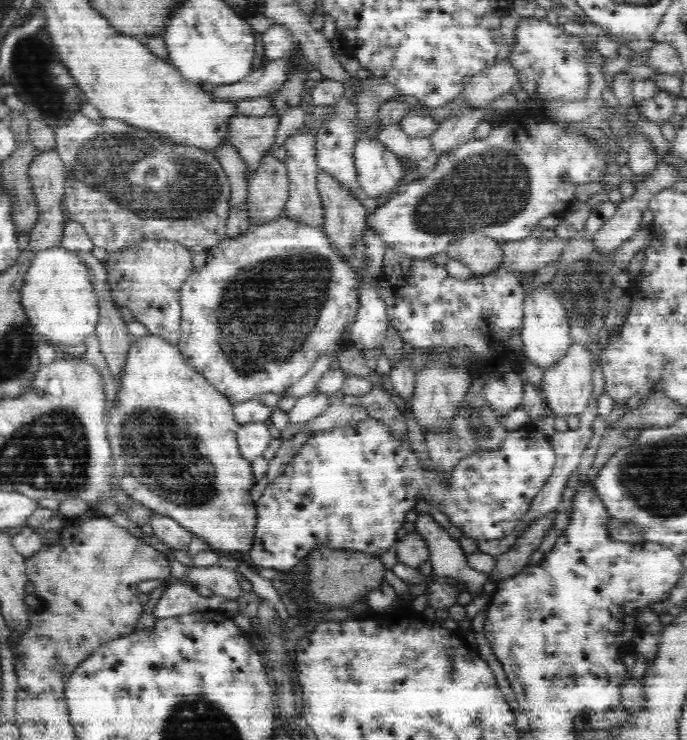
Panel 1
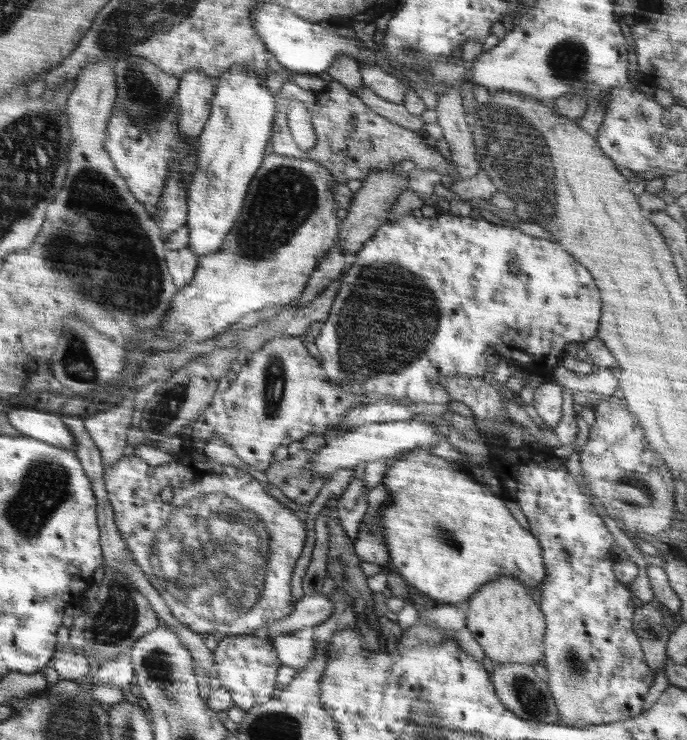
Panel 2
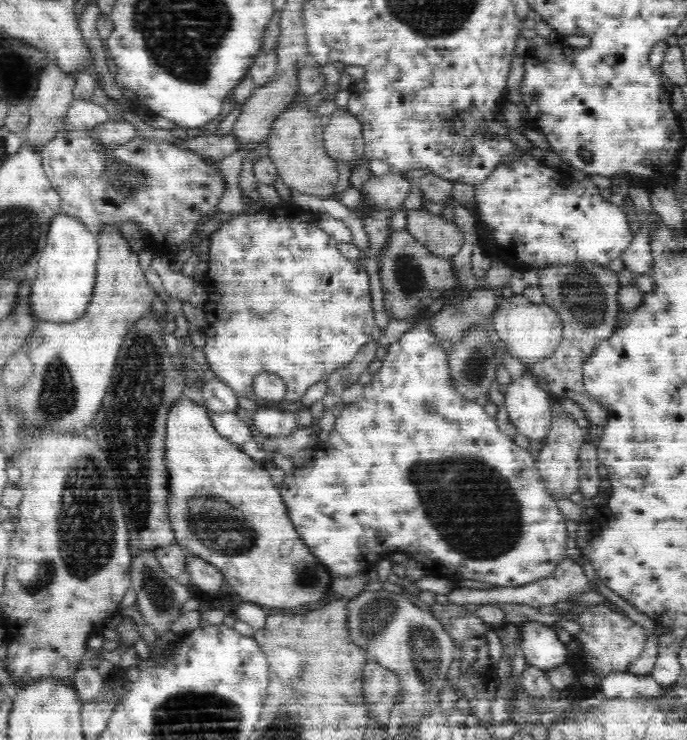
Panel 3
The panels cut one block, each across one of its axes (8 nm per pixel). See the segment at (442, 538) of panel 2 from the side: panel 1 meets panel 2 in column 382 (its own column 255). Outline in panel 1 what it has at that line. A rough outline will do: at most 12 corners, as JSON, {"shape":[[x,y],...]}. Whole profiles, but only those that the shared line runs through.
{"shape":[[160,335],[108,420],[122,490],[210,550],[257,509],[233,403]]}

